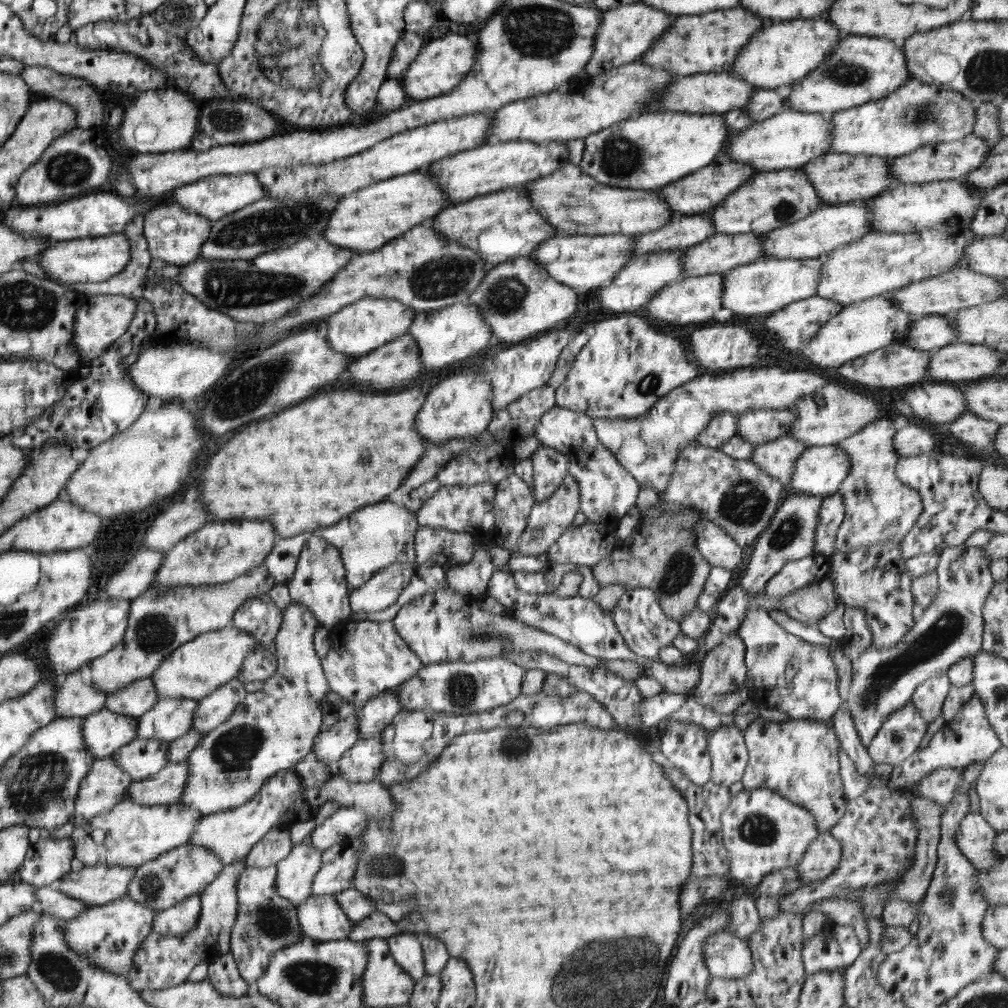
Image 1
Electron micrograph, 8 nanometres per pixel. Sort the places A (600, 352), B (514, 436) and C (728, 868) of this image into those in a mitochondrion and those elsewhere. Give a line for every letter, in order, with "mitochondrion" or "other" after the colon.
A: other
B: other
C: other

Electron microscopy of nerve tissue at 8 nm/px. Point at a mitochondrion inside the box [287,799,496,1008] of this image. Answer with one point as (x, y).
(381, 867)

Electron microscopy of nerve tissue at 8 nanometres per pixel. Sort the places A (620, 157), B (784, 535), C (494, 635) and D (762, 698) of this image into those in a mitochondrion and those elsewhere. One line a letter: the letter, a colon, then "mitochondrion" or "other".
A: mitochondrion
B: mitochondrion
C: mitochondrion
D: other

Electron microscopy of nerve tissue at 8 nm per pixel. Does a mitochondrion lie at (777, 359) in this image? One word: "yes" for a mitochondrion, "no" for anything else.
no

